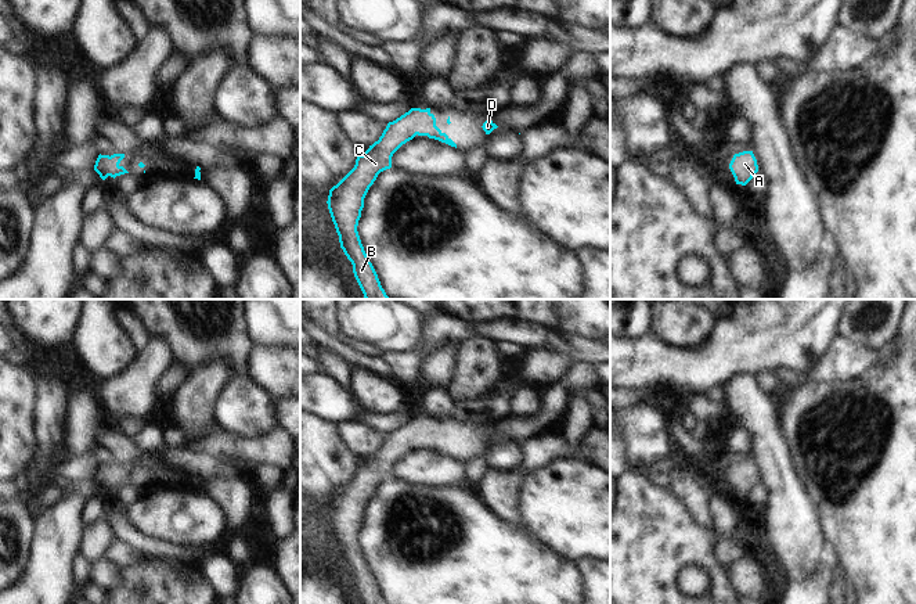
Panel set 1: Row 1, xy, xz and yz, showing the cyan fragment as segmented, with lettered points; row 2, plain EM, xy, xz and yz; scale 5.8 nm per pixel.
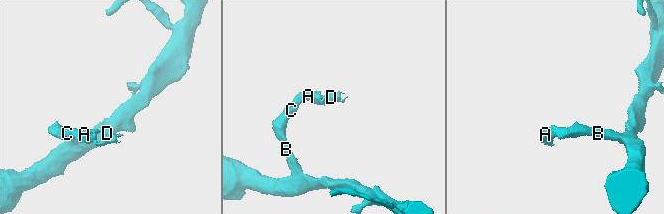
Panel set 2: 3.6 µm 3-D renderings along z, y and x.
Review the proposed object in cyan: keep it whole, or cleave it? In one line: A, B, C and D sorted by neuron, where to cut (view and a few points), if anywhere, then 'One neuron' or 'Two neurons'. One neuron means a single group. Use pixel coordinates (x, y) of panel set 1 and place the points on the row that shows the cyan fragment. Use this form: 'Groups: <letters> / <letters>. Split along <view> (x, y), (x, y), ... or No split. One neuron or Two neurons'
Groups: A B C D. No split. One neuron

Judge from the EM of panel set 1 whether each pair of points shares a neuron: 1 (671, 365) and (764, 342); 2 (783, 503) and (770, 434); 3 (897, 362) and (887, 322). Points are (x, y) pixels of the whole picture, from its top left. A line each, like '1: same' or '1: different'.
1: same
2: same
3: different

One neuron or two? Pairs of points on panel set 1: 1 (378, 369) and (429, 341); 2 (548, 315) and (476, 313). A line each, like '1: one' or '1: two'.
1: two
2: one

